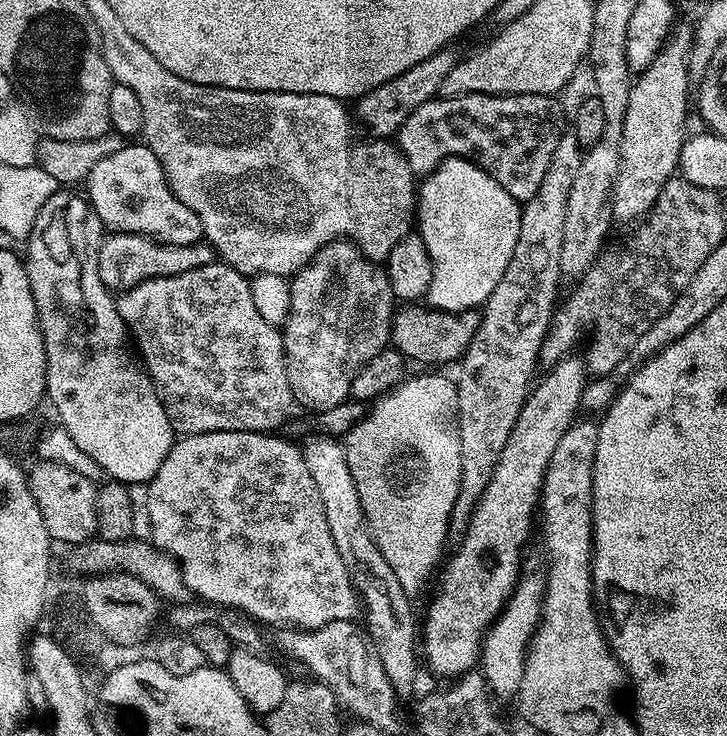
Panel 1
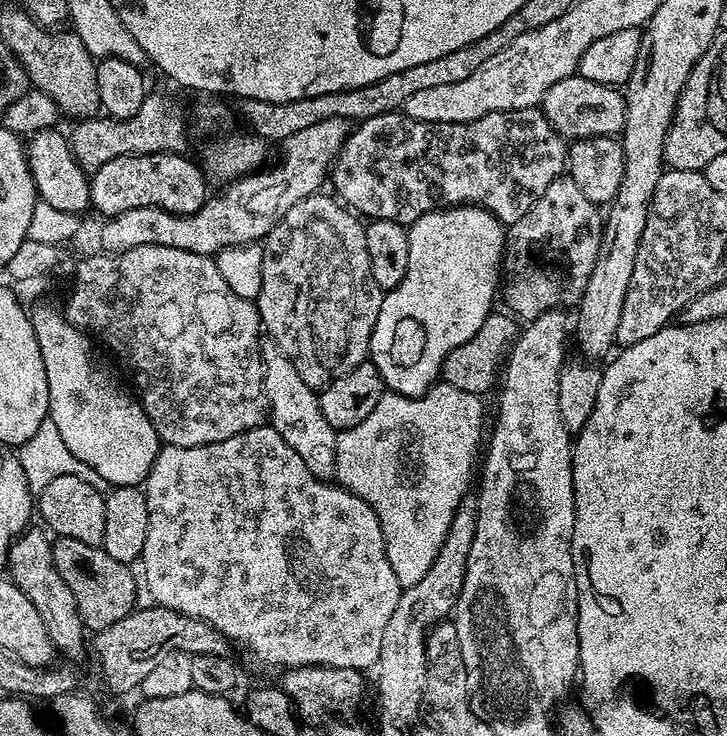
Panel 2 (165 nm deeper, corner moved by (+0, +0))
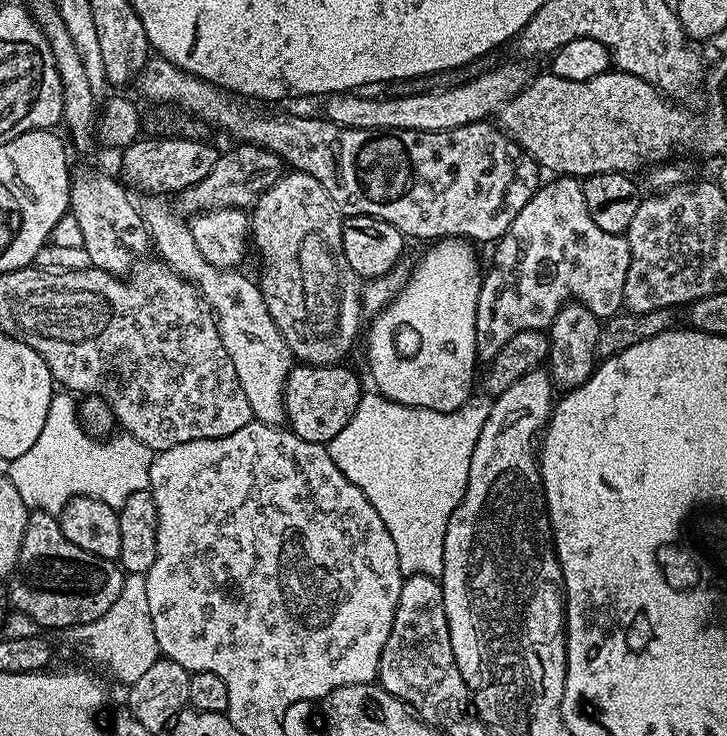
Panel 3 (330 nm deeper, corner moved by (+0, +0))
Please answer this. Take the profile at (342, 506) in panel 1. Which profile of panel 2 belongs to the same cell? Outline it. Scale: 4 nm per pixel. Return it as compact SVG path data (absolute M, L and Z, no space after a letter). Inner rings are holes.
M268 342L261 347L260 359L264 362L264 393L268 399L268 420L270 427L306 462L306 470L319 480L331 481L336 475L336 434L337 429L322 418L322 408L317 389L302 382L294 362L282 354L275 344Z

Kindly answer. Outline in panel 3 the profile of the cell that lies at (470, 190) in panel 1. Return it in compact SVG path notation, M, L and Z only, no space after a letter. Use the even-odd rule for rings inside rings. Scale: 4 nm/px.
M445 238L443 240L437 240L435 243L431 245L432 248L429 250L428 253L425 254L424 257L421 258L420 261L416 264L416 269L413 267L411 269L410 275L408 277L408 281L406 282L406 286L403 288L403 290L395 296L393 300L391 300L386 307L384 307L383 312L375 313L374 319L376 320L373 322L372 326L369 328L367 327L366 330L366 336L368 332L368 368L370 371L372 371L372 380L374 383L376 383L376 386L374 386L375 391L382 395L385 400L391 401L393 405L396 406L403 406L404 408L425 408L426 410L438 410L442 414L450 413L452 411L456 411L461 406L463 406L463 403L468 400L468 397L473 395L474 388L472 388L472 379L476 376L476 364L478 365L478 357L476 355L476 303L478 302L478 294L480 293L480 282L482 279L482 267L480 268L480 264L478 261L476 261L476 252L471 243L469 241L463 239L463 238Z

